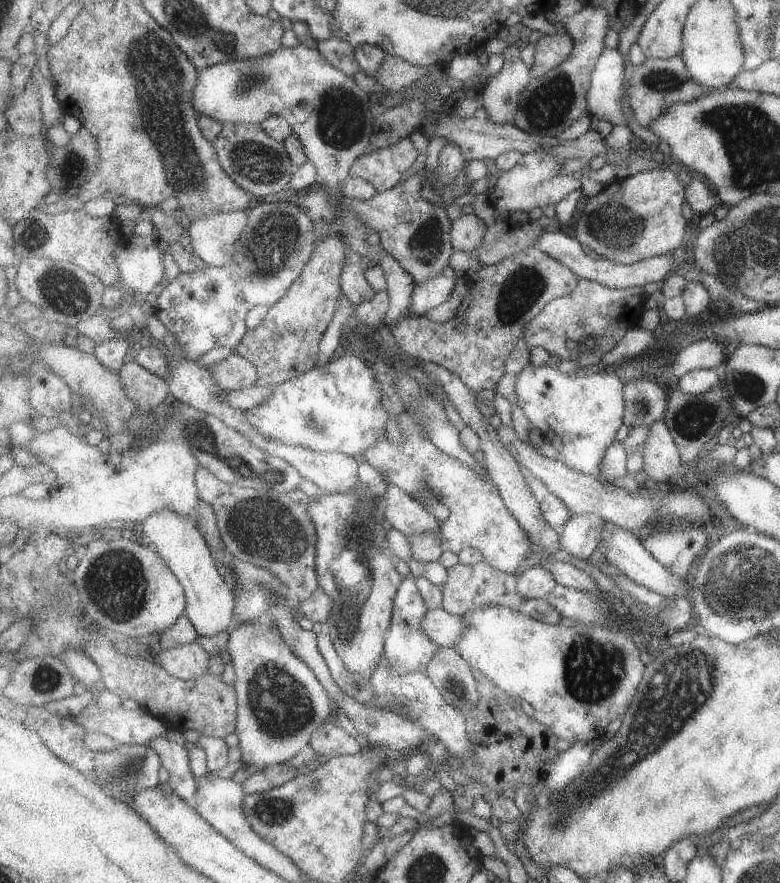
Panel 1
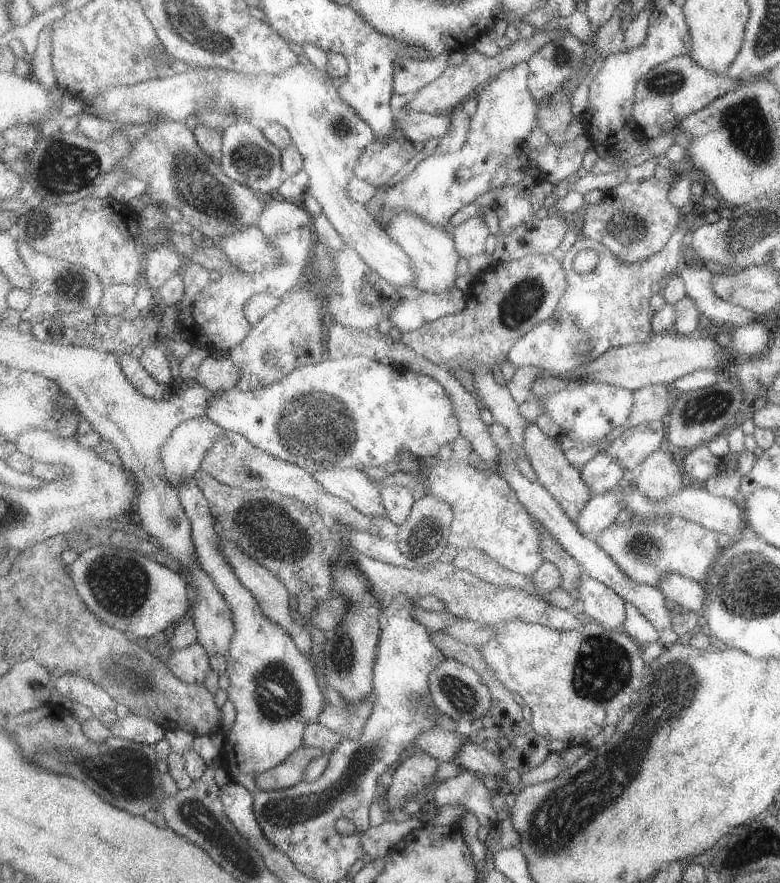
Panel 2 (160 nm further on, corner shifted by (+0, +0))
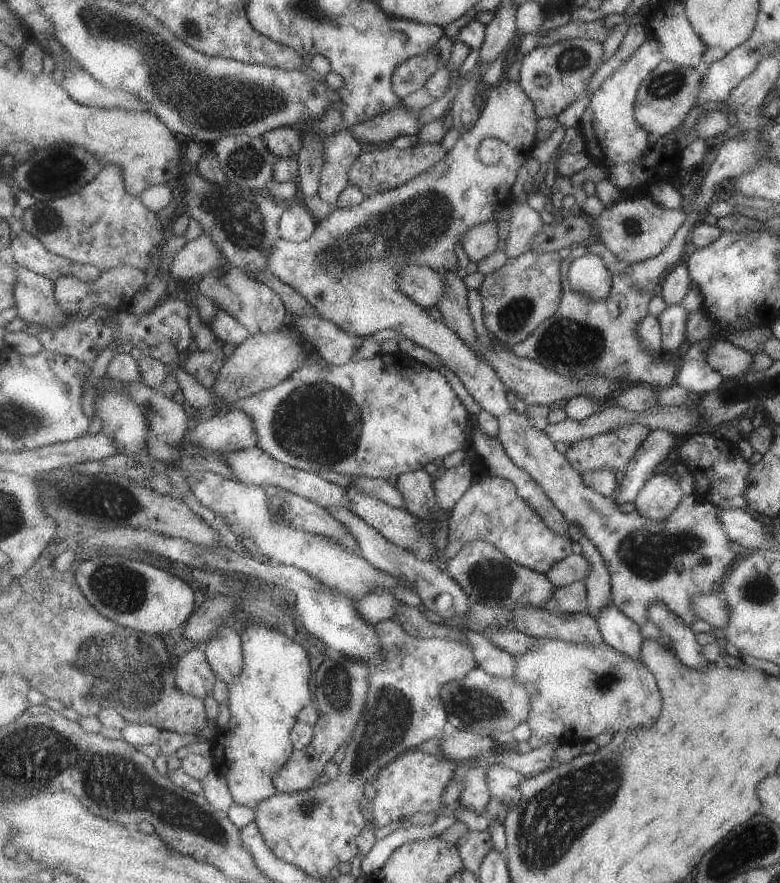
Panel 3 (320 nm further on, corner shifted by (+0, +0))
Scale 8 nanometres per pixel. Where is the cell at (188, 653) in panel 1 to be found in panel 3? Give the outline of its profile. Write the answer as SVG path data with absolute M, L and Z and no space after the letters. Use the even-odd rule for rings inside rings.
M195 646L185 653L177 661L174 674L176 685L182 691L203 700L211 695L218 679L202 646Z

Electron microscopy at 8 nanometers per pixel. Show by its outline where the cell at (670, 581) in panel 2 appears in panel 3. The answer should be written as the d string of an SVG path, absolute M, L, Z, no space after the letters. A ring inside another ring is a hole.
M717 593L696 595L692 607L701 620L723 631L729 624L731 611L727 601Z

